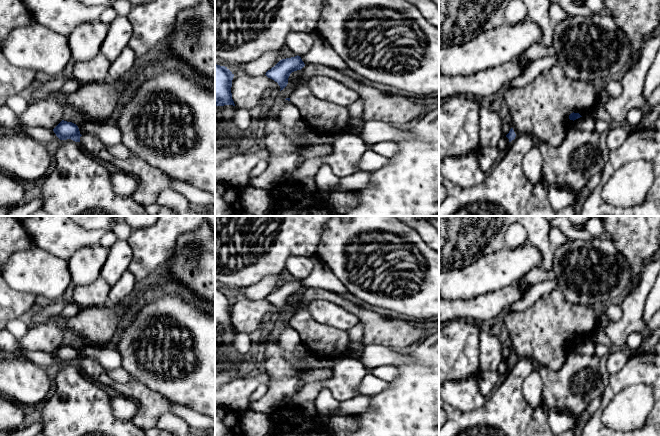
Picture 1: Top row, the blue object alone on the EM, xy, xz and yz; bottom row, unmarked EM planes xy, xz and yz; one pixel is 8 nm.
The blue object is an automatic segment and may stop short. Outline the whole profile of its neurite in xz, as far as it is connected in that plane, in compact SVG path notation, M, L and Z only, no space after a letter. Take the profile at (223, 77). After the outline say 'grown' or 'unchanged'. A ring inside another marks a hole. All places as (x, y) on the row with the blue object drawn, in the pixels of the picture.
M215 64L215 106L235 106L231 93L233 77L227 67Z; unchanged

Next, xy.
M64 120L53 131L60 140L71 139L75 142L80 142L80 137L82 136L76 124Z; unchanged

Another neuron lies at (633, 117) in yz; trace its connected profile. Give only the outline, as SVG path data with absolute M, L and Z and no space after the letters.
M632 109L626 116L626 122L632 127L636 127L639 121L642 119L642 112L640 109Z

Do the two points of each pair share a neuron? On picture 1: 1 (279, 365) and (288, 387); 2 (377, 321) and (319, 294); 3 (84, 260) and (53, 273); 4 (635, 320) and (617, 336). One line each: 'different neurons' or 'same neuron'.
1: same neuron
2: same neuron
3: different neurons
4: same neuron

